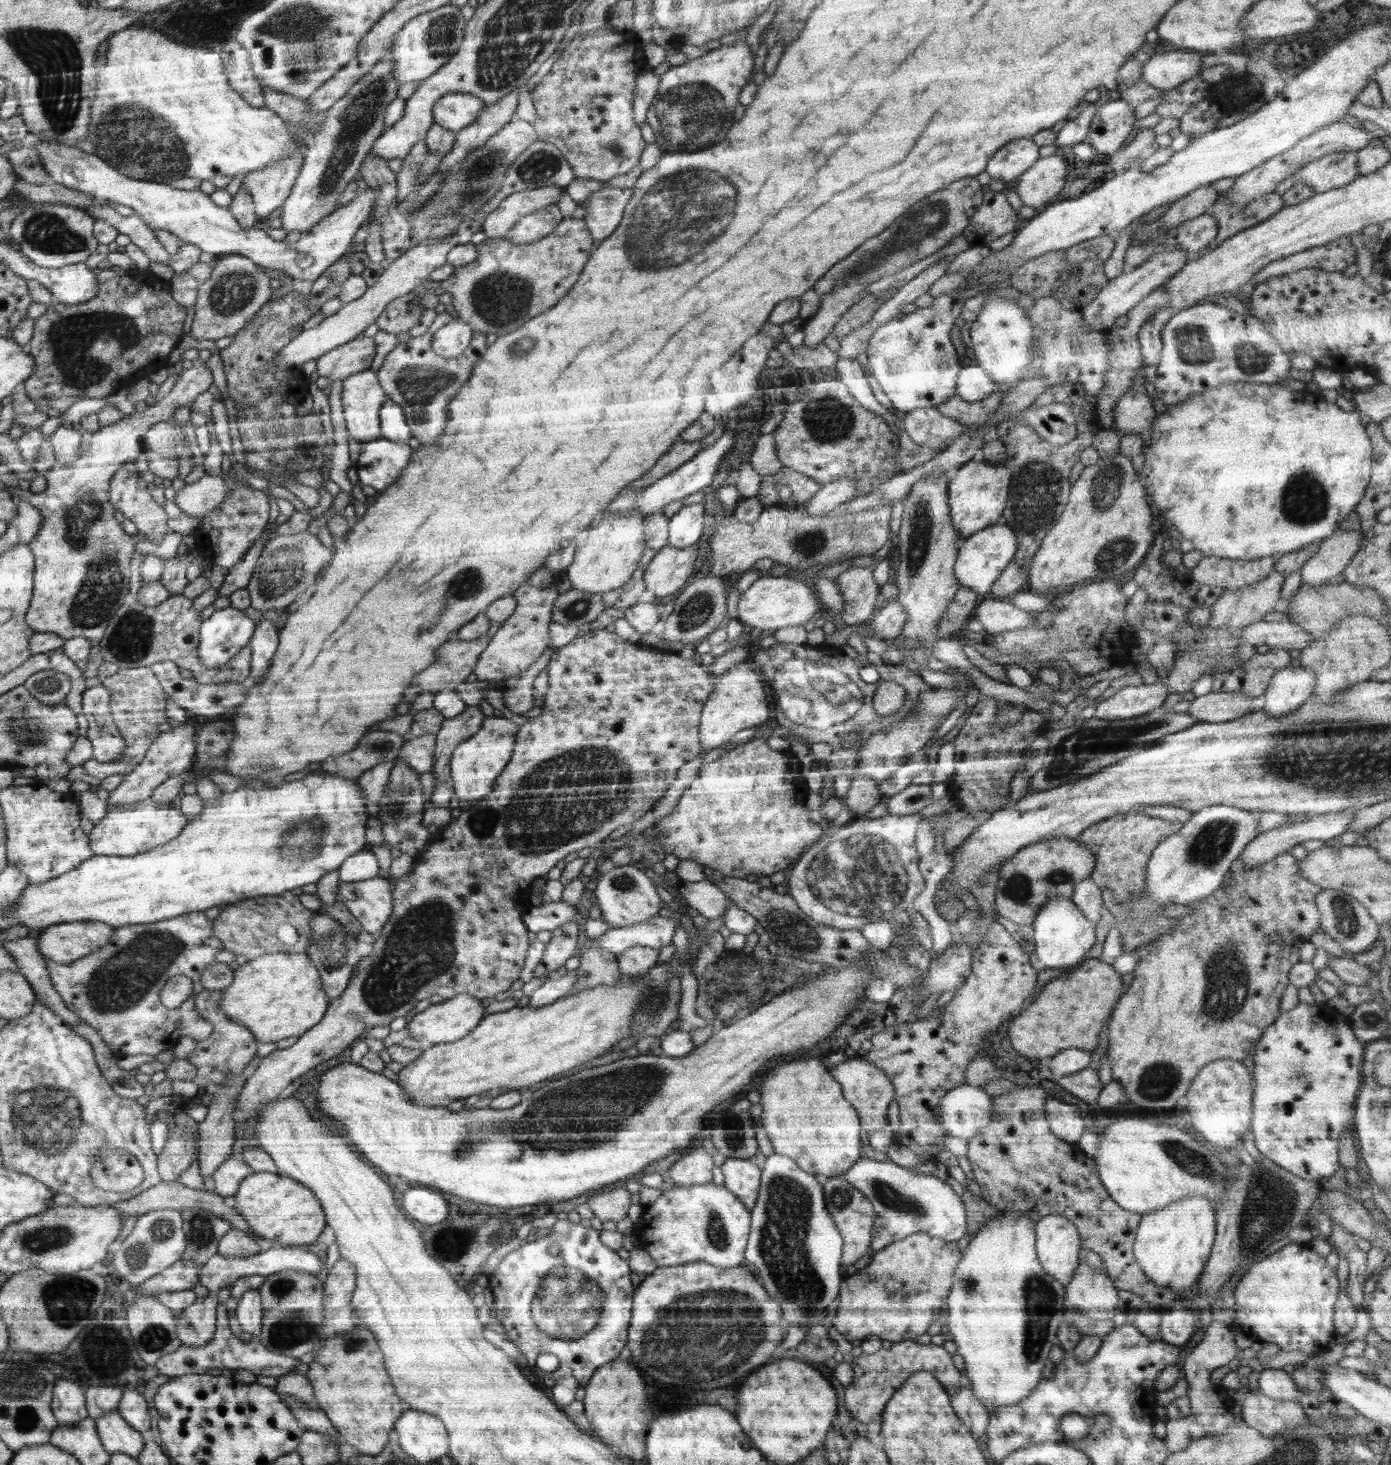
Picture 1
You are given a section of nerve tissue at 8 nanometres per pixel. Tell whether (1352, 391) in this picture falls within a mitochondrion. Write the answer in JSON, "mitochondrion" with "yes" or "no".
{"mitochondrion":"no"}

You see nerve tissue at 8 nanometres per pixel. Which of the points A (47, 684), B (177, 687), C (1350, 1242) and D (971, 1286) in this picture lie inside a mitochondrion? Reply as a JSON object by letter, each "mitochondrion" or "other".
{"A":"mitochondrion","B":"other","C":"other","D":"mitochondrion"}

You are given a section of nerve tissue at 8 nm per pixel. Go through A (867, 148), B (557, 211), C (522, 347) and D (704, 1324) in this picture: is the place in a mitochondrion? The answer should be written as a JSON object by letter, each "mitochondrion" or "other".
{"A":"other","B":"other","C":"mitochondrion","D":"mitochondrion"}

